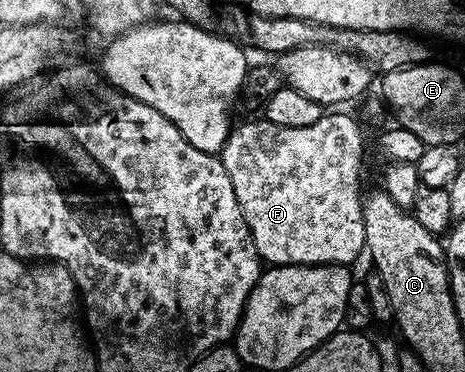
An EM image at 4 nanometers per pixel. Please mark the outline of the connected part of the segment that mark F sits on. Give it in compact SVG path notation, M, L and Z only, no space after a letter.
M329 111L322 114L318 122L310 127L278 127L266 120L258 117L255 121L249 121L237 126L230 132L224 147L220 151L221 162L224 170L227 171L228 178L231 179L232 187L235 188L236 199L239 201L240 210L243 211L244 221L247 223L253 245L257 249L257 254L261 256L262 262L270 266L275 265L321 265L339 264L351 265L361 253L366 250L366 225L362 217L364 209L363 192L361 193L361 167L363 165L363 151L365 143L363 141L362 124L355 118L341 113L345 111Z

